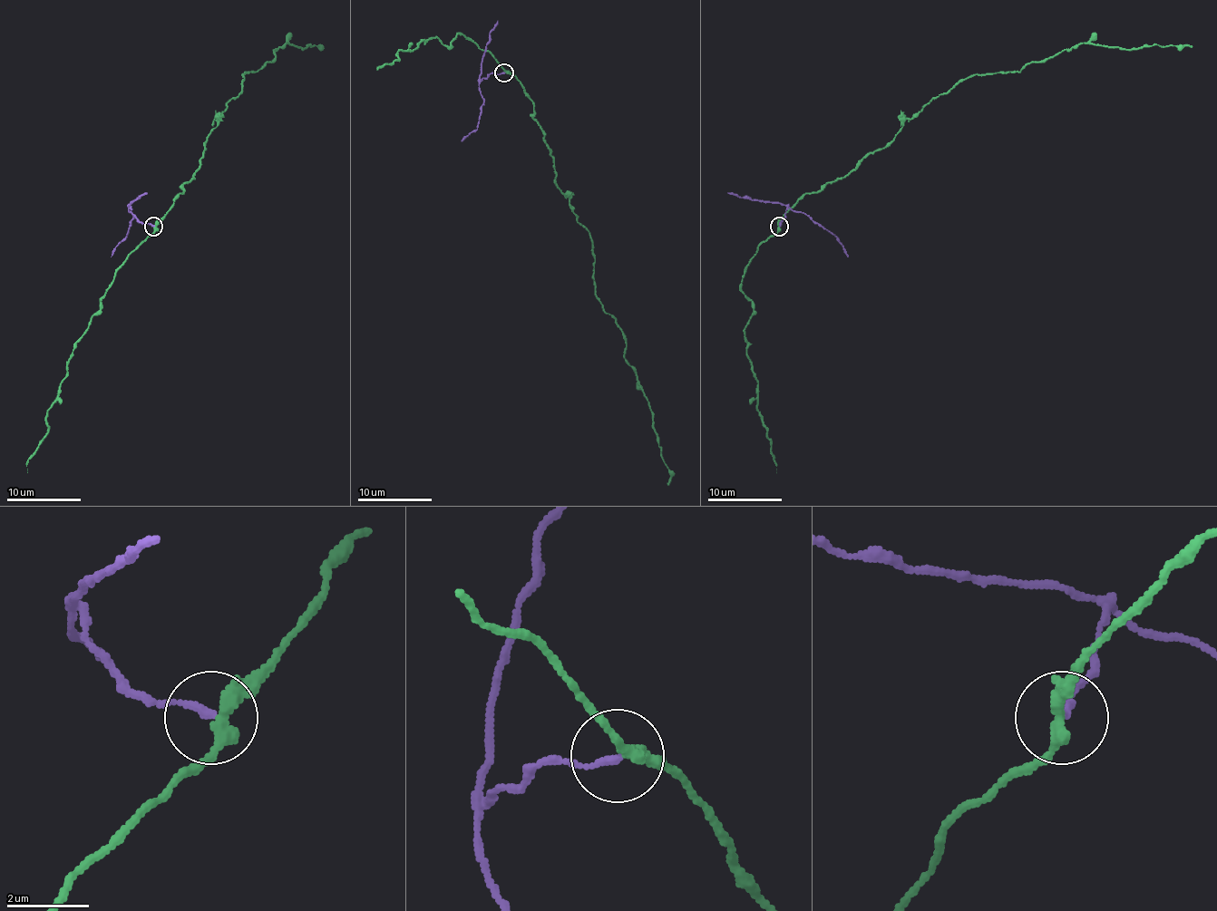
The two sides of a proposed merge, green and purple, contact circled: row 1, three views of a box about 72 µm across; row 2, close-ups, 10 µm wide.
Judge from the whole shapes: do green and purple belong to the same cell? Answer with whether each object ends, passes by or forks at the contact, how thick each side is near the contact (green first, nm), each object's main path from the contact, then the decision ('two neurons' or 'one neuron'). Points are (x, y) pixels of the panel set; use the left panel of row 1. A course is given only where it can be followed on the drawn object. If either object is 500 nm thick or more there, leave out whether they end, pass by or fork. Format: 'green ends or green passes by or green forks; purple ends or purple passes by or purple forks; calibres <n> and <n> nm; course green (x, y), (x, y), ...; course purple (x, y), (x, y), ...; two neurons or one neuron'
green passes by; purple ends; calibres 320 and 170 nm; course green (152, 227), (193, 177), (207, 136), (242, 92), (244, 74), (275, 58), (273, 51), (285, 43), (316, 47); course purple (152, 227), (140, 221), (129, 208), (132, 216), (129, 230), (110, 256); two neurons

